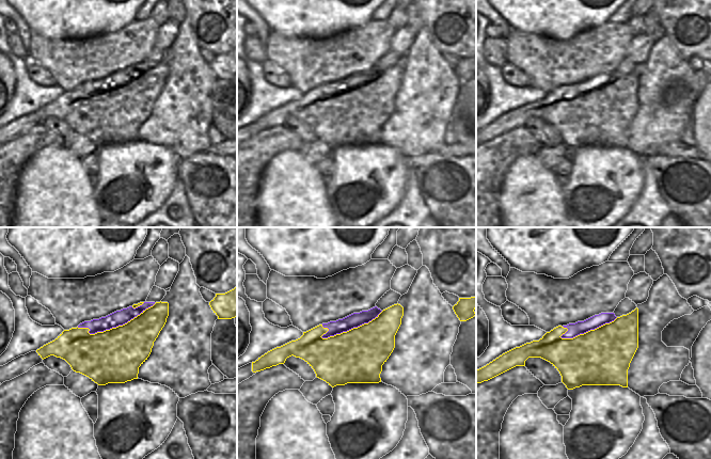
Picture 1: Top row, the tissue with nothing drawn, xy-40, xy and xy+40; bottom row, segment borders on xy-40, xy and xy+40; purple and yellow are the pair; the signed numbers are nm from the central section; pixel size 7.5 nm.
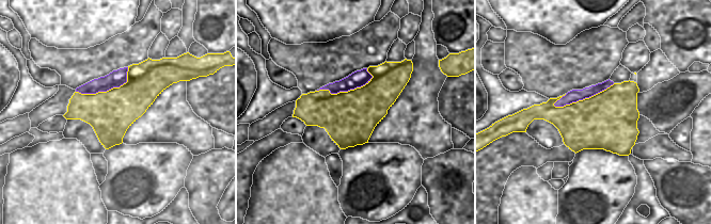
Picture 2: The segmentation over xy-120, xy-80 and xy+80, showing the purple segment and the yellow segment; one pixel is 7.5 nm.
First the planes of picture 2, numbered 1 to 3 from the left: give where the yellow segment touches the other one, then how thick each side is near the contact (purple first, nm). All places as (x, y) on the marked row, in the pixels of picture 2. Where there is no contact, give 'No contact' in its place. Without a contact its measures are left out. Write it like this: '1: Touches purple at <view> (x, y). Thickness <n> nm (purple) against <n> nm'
1: Touches purple at xy-120 (108, 90). Thickness 120 nm (purple) against 340 nm
2: Touches purple at xy-80 (345, 91). Thickness 120 nm (purple) against 400 nm
3: Touches purple at xy+80 (583, 98). Thickness 90 nm (purple) against 440 nm.

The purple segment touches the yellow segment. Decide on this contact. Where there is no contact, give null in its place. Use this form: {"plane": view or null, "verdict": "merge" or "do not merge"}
{"plane": "xy-40", "verdict": "merge"}

